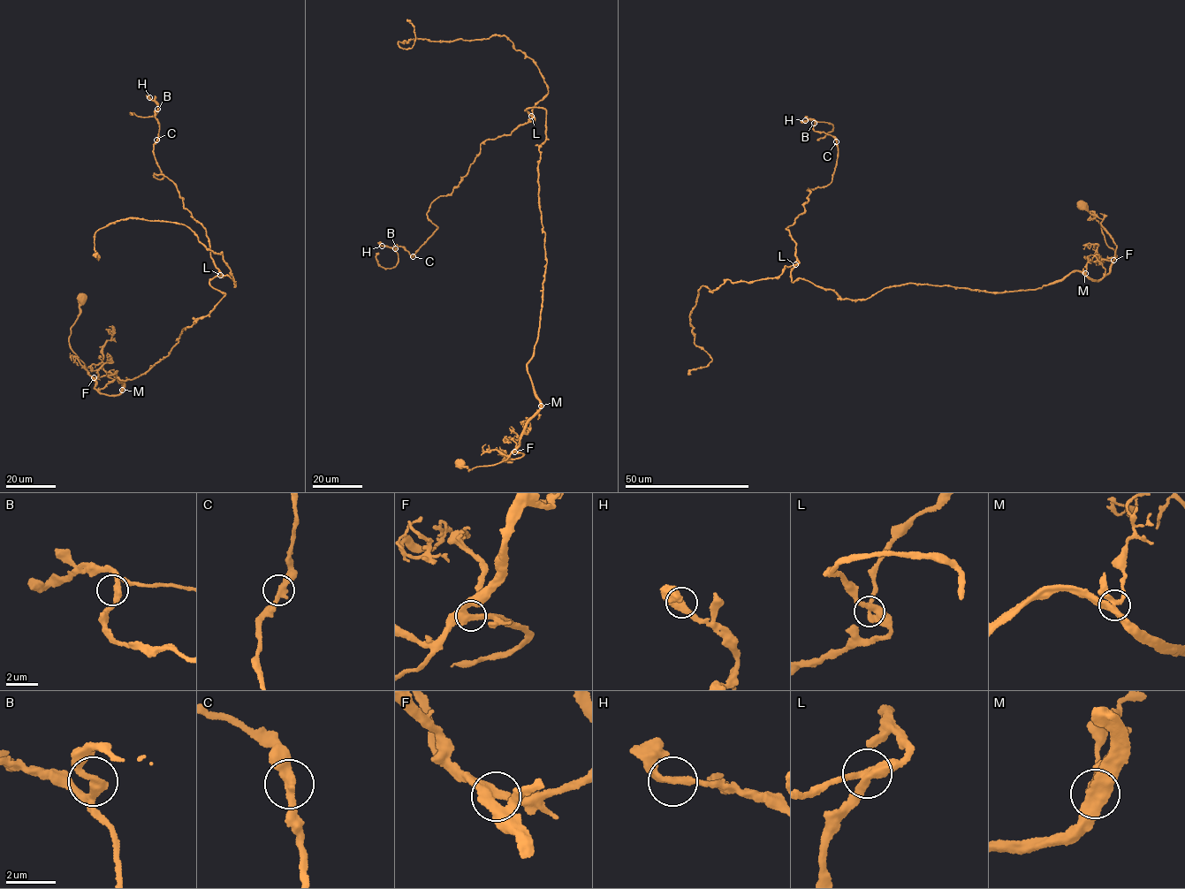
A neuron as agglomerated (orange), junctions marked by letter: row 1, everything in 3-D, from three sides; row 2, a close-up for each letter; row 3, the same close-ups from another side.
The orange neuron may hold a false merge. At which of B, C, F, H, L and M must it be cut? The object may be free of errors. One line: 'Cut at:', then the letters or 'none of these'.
Cut at: none of these

